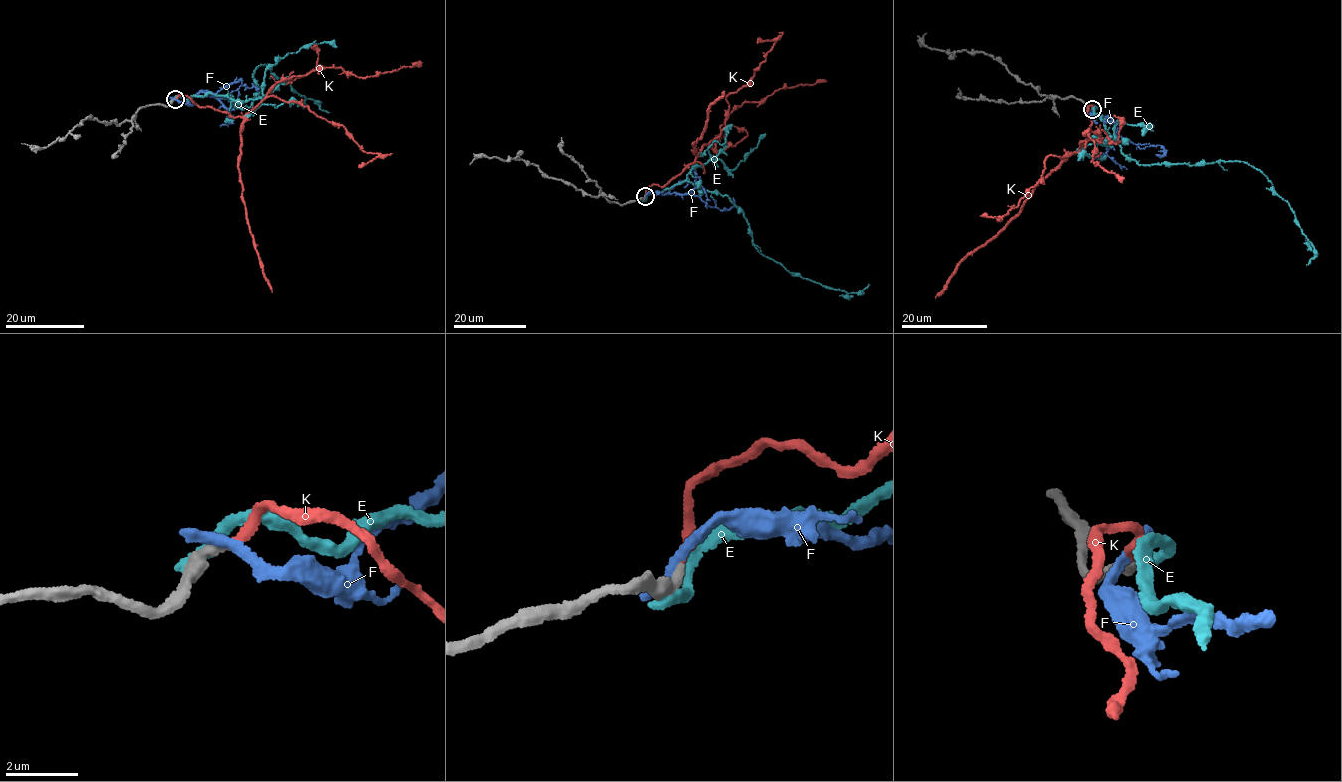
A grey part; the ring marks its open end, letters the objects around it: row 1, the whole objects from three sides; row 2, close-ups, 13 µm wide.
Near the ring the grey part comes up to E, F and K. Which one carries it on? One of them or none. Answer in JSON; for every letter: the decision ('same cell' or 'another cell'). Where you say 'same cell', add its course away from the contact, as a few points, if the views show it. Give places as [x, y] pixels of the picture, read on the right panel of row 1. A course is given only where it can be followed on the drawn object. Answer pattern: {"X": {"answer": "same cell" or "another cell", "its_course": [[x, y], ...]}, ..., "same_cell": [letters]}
{"E": {"answer": "another cell"}, "F": {"answer": "another cell"}, "K": {"answer": "same cell", "its_course": [[1092, 109], [1080, 150], [1100, 136], [1090, 130], [1092, 161], [1124, 177]]}, "same_cell": ["K"]}

